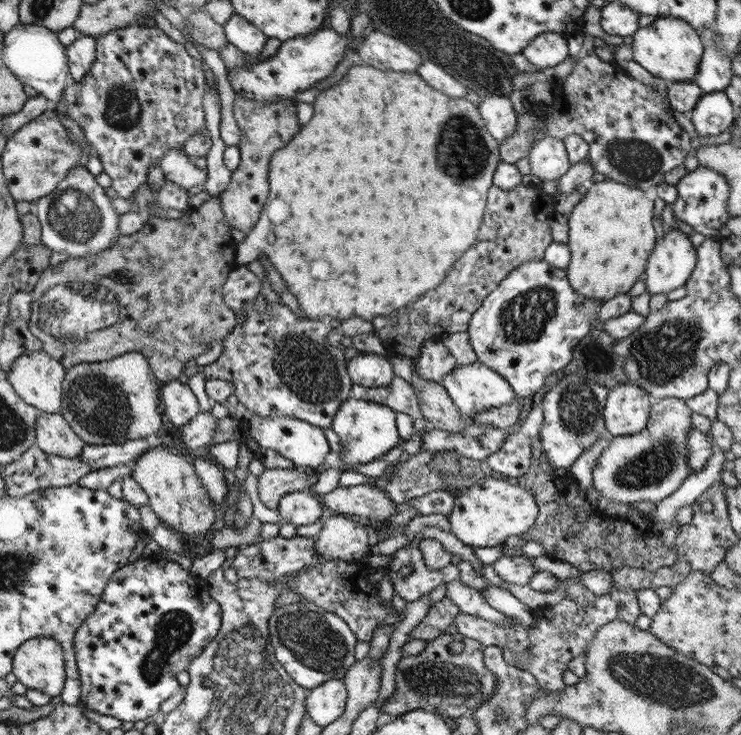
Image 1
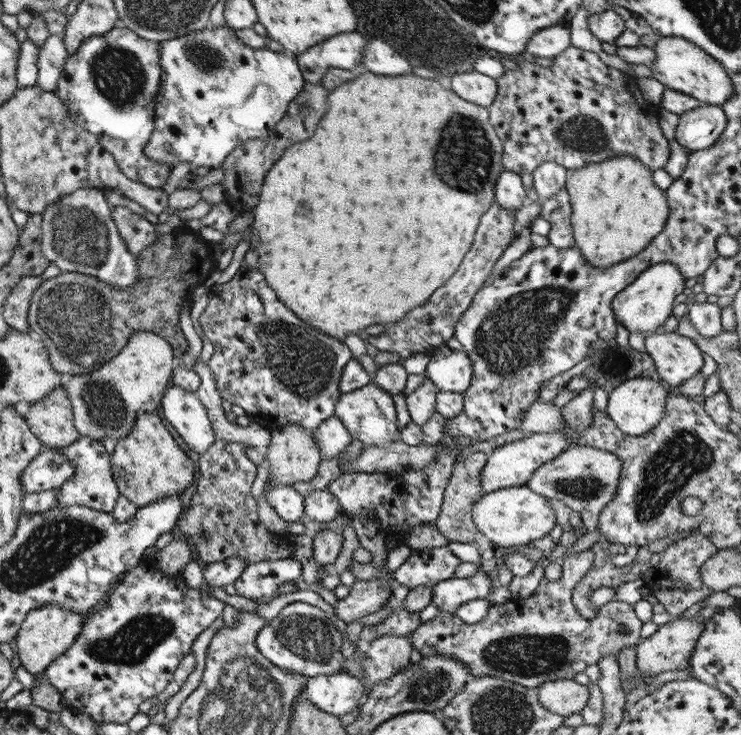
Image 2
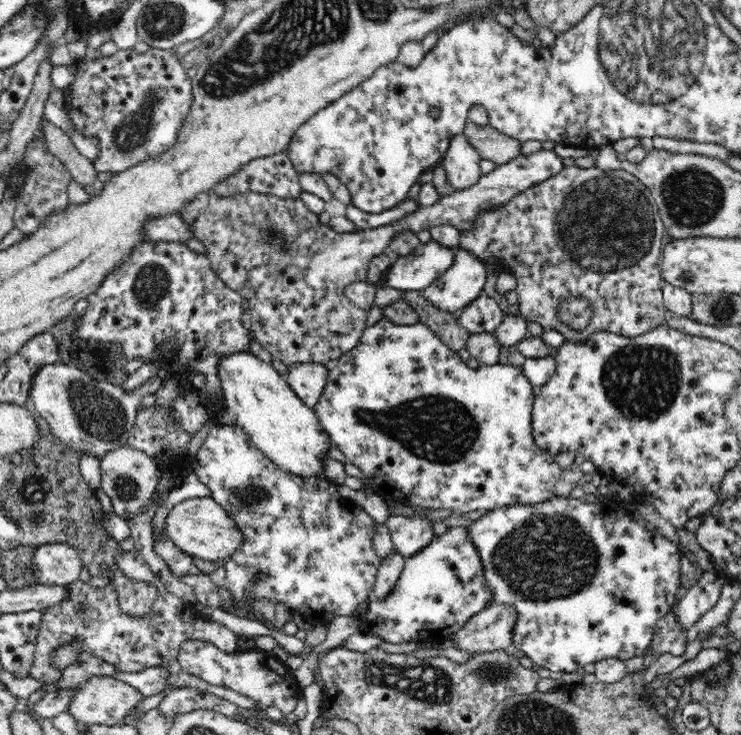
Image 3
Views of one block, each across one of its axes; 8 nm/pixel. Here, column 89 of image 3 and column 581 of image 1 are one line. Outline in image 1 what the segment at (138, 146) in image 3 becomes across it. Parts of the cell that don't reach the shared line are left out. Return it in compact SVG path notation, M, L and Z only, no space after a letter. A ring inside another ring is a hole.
M586 54L581 55L572 72L561 83L562 98L554 100L552 105L538 104L531 100L530 110L518 115L518 130L499 144L499 155L502 161L514 164L520 158L528 157L534 143L546 135L564 140L566 136L575 134L588 143L590 150L586 159L592 165L594 172L600 172L606 178L616 182L651 192L663 182L667 172L682 165L684 158L691 154L690 134L682 129L672 113L673 109L670 109L668 105L669 83L663 78L654 76L654 83L646 85L628 75L617 63L604 62L595 54Z

